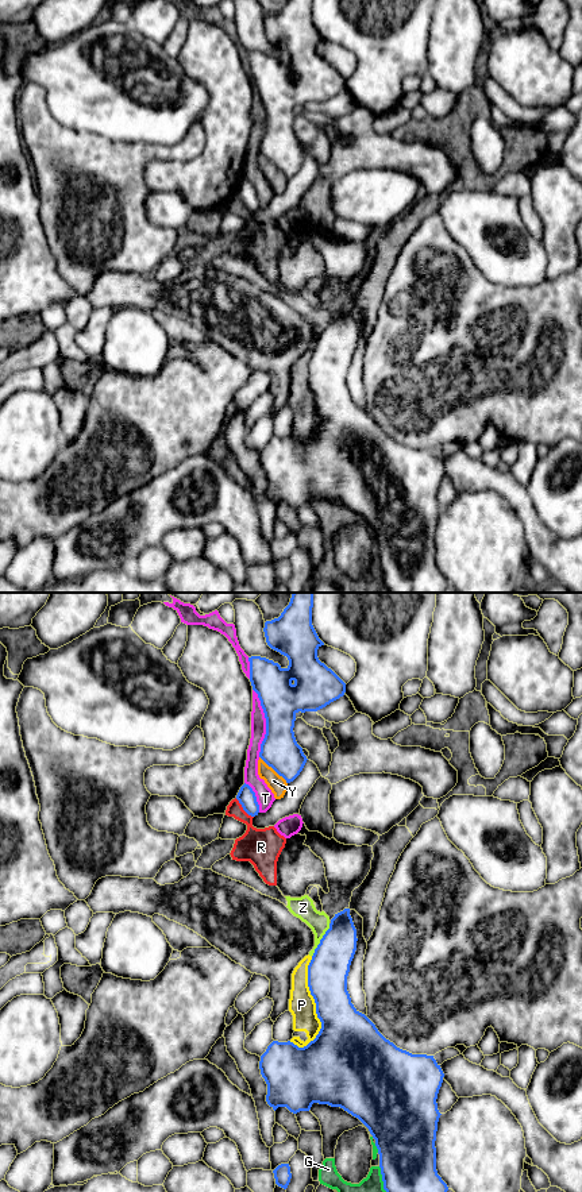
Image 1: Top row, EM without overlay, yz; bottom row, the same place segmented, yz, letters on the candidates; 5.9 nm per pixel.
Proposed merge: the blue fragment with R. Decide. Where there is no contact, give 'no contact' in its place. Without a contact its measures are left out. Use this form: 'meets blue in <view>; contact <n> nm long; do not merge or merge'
meets blue in yz; contact 160 nm long; do not merge

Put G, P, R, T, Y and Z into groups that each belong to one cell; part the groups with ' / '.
G P Y Z / R / T

